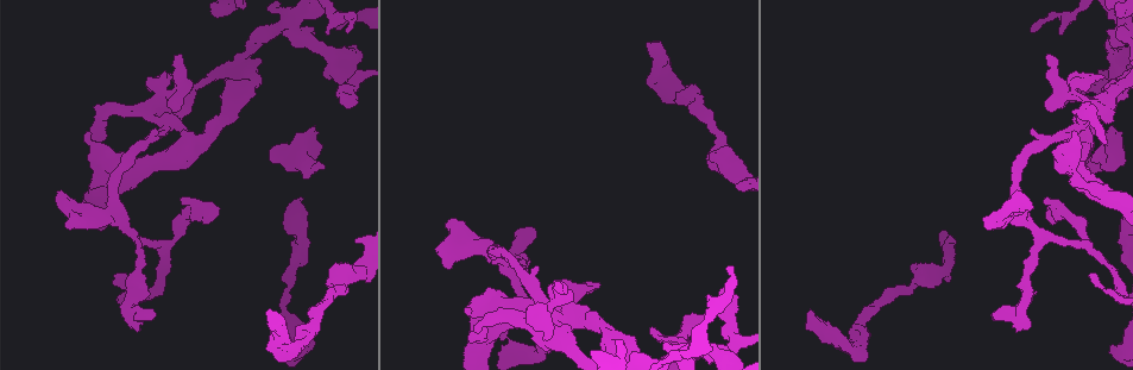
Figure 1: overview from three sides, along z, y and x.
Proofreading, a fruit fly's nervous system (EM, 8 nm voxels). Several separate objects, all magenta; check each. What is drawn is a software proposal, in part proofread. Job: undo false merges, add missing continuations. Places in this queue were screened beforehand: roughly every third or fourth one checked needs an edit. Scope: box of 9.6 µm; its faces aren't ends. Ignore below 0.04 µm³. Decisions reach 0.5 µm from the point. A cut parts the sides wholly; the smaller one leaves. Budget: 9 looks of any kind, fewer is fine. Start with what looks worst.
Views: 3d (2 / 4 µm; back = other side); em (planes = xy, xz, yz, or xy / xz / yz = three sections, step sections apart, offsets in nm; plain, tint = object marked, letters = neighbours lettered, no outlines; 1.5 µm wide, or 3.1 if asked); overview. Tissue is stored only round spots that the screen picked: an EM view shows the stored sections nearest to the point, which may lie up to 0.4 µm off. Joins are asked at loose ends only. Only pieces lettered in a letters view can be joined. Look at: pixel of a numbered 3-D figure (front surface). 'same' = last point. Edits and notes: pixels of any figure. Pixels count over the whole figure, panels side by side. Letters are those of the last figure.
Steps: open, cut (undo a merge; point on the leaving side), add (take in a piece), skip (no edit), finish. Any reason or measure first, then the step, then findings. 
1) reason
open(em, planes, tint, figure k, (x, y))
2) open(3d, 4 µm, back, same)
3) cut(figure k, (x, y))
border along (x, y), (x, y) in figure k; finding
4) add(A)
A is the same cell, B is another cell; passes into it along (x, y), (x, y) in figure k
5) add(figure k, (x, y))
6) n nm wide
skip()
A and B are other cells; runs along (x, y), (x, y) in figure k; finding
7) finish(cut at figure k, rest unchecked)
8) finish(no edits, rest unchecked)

open(em, planes, tint, figure 1, (1110, 353))

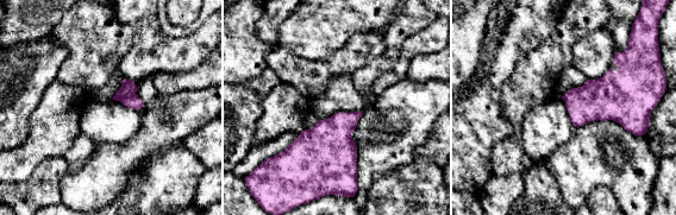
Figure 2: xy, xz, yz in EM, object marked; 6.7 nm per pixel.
see the neighbours
open(em, planes, letters, same)

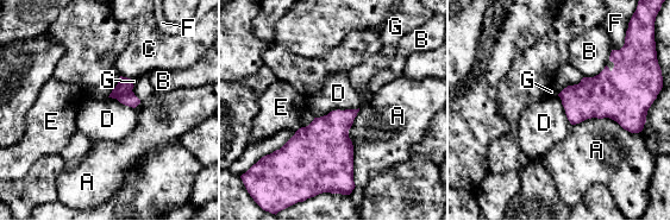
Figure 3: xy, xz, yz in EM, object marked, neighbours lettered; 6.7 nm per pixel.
skip()
A, B, C, D, E, F and G are other cells; border along (358, 107), (332, 109), (314, 118) in figure 3; none of them fits

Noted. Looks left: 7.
open(em, xz, step 8, tint, figure 1, (469, 342))

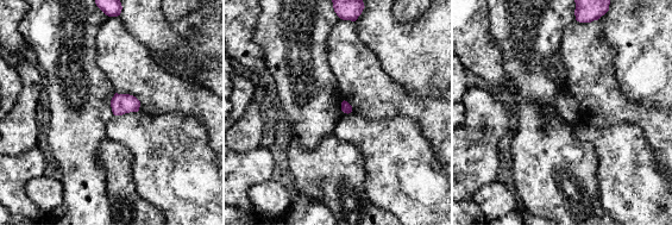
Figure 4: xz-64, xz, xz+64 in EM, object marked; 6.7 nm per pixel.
cut it another way
open(em, planes, letters, same)

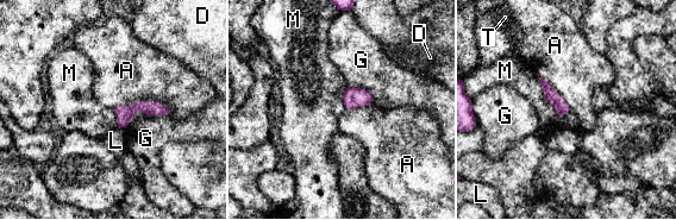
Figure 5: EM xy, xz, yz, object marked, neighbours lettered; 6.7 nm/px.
A touches over 380 nm
skip()
A, D, G, L, M and T are other cells; no lettered piece goes on from it

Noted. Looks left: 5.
stops while still wide
open(em, xz, step 8, letters, figure 1, (311, 129))

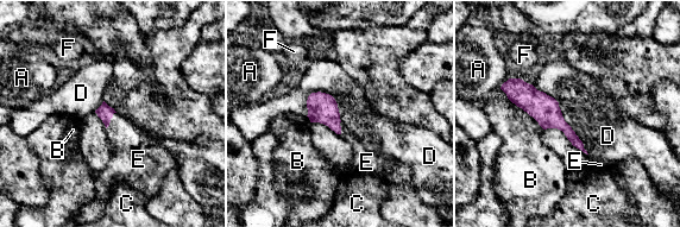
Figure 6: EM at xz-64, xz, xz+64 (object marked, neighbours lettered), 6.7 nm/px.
another direction
open(em, planes, letters, same)

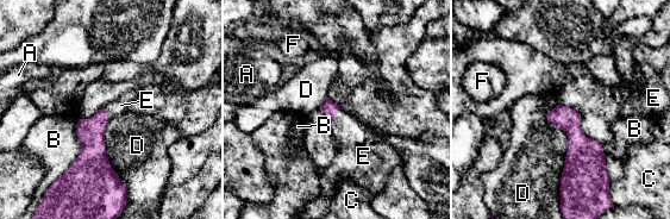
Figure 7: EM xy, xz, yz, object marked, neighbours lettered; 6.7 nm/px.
D touches over 550 nm
add(E)
E is the same cell, A, B, C, D and F are other cells; passes into it along (330, 108), (334, 117), (358, 145) in figure 7; the neuron continues

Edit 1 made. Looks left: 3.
open(em, xz, step 4, tint, figure 1, (168, 123))

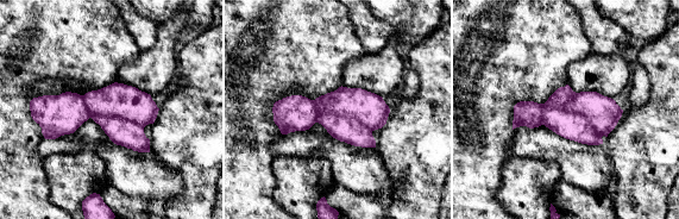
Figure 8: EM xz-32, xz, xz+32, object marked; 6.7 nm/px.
another direction
open(em, planes, letters, same)

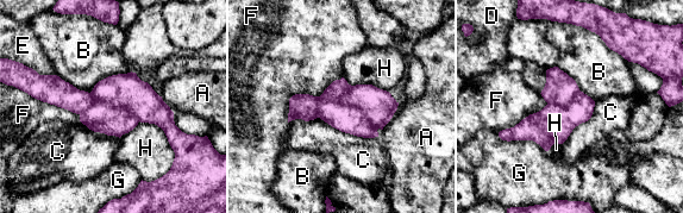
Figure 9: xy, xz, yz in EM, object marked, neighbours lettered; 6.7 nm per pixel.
280 nm wide
cut(figure 9, (378, 105))
A, B, C, D, E, F, G and H are other cells; border along (348, 85), (340, 100), (376, 130) in figure 9; two neurons meet here

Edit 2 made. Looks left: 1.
finish(add at figure 7, cut at figure 9, rest unchecked)

